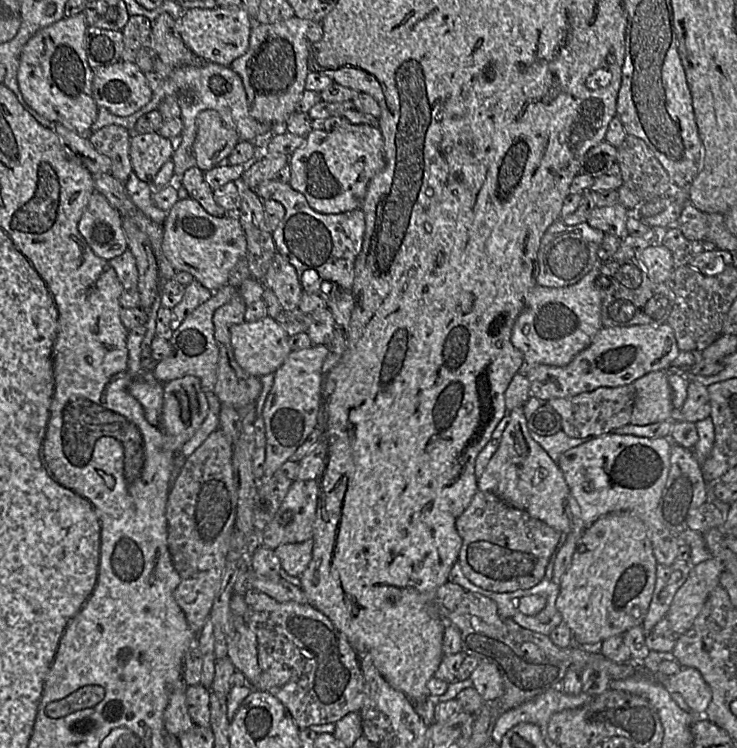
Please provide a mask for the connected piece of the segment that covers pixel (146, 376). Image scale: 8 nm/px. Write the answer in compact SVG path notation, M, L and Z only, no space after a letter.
M142 372L129 384L130 394L141 404L146 420L154 427L161 425L163 385L152 372Z

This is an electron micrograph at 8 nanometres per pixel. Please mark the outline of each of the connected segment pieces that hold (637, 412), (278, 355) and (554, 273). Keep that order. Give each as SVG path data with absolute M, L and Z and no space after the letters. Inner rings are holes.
M650 372L635 380L635 401L630 424L648 425L656 422L678 421L678 411L674 409L672 389L668 382L668 372Z
M272 317L255 322L243 322L231 328L231 346L239 366L248 374L258 378L274 373L292 351L289 335Z
M561 220L552 223L544 232L538 253L538 273L536 284L548 288L560 288L574 285L588 272L600 264L597 251L602 243L604 234L586 222L565 225Z

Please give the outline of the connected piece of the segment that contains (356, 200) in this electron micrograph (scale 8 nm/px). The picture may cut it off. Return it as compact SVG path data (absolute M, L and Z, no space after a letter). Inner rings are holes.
M354 125L333 132L312 130L305 136L303 144L289 155L291 176L289 185L303 194L315 211L323 214L338 214L361 209L369 182L385 165L384 141L378 126Z

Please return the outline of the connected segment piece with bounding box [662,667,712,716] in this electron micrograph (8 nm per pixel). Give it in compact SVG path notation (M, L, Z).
M684 667L678 673L662 678L666 687L672 693L678 693L683 698L693 715L703 716L712 698L710 687L701 673L691 667Z

